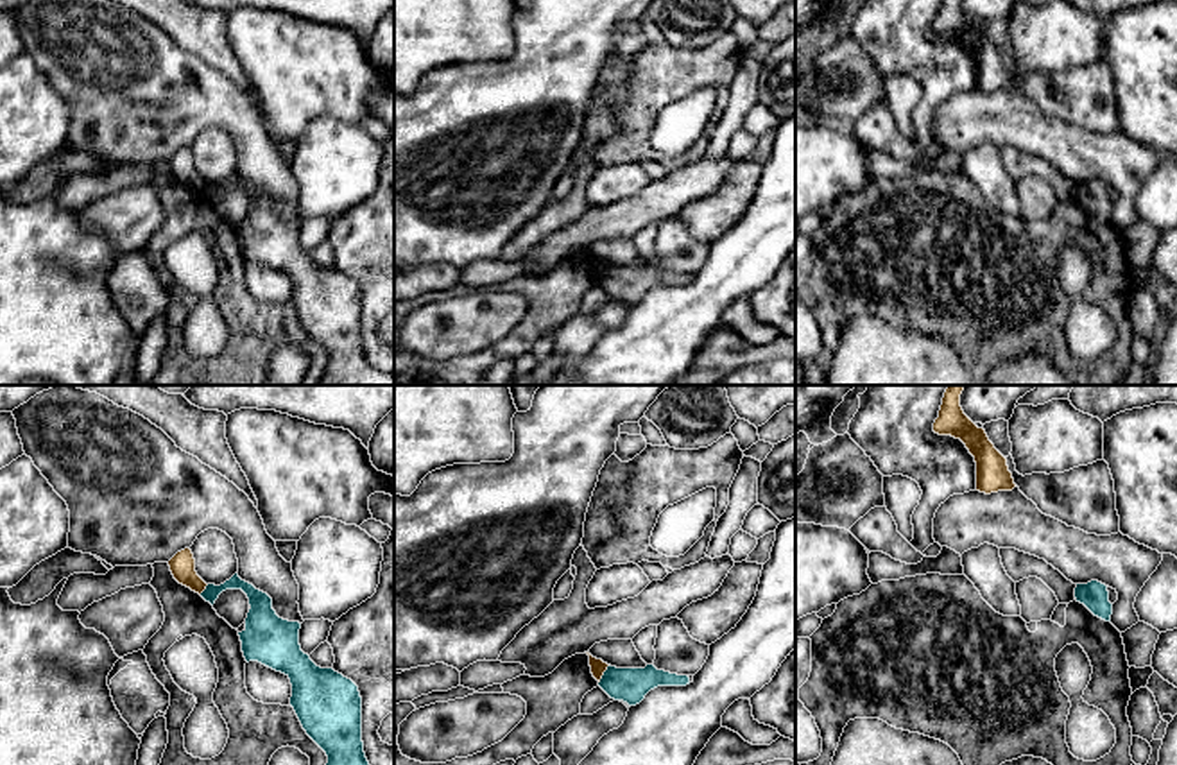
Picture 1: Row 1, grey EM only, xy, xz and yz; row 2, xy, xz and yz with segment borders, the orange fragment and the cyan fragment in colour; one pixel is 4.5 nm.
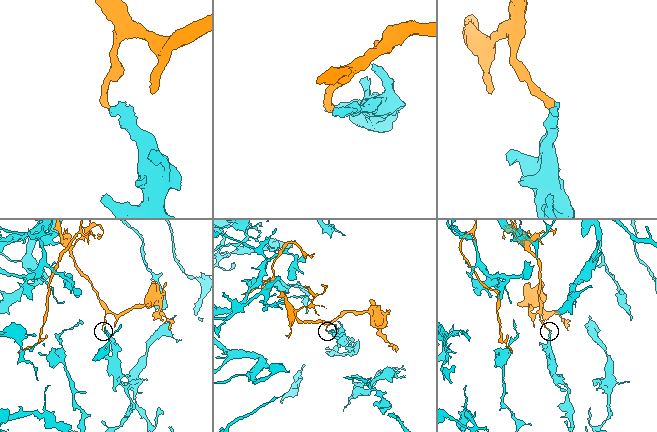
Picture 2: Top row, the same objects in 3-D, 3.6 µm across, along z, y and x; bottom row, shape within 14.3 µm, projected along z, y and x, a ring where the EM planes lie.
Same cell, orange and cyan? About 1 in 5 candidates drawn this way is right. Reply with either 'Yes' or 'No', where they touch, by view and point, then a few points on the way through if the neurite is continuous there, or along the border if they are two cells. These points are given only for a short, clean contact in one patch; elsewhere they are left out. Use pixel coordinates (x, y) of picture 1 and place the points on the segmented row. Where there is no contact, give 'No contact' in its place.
No. Touches orange at xz (602, 674). Boundary: xz (609, 665), (599, 683)

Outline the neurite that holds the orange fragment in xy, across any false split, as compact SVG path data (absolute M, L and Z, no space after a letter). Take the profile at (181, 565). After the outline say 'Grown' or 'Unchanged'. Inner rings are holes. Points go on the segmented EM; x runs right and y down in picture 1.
M190 548L177 552L168 561L168 566L179 584L190 588L199 595L206 589L208 584L195 572L195 559Z. Unchanged

